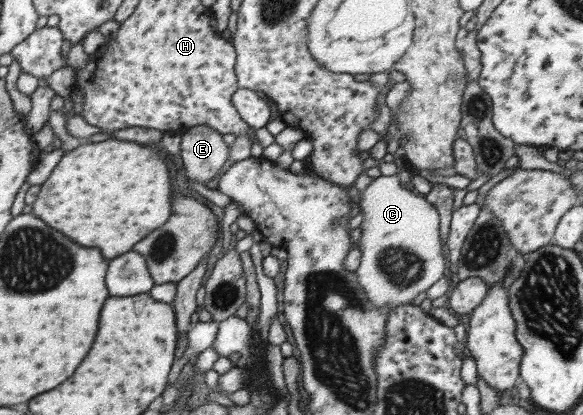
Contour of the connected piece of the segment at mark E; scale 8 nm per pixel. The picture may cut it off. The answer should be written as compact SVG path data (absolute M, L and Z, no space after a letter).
M204 124L196 125L182 135L180 156L186 176L205 185L227 162L229 146L221 132Z

